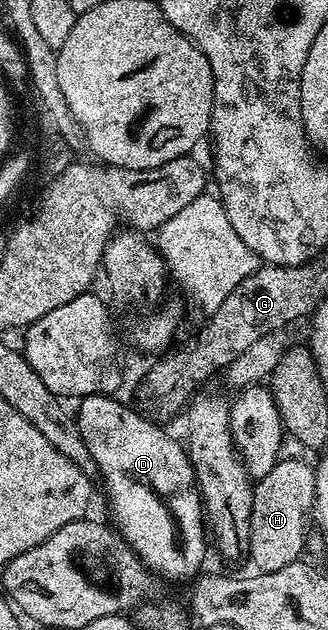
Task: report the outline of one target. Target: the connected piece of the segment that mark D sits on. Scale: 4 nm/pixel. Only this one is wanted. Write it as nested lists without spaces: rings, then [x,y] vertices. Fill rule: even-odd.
[[[87,395],[77,404],[76,420],[80,433],[83,435],[84,441],[87,443],[88,451],[92,453],[95,458],[96,465],[99,466],[99,473],[101,475],[101,486],[106,486],[106,499],[110,502],[110,515],[113,526],[116,528],[119,535],[126,540],[127,547],[130,547],[138,555],[138,558],[146,564],[147,568],[152,569],[155,576],[163,575],[164,578],[170,579],[175,575],[178,579],[193,580],[195,576],[203,570],[202,562],[206,559],[206,543],[208,547],[208,531],[204,526],[204,508],[202,505],[202,497],[198,494],[198,485],[194,481],[194,470],[190,464],[190,456],[186,454],[186,448],[181,442],[178,443],[165,431],[165,426],[159,425],[155,420],[145,416],[141,411],[135,409],[133,406],[125,407],[124,404],[118,400],[114,395]],[[170,547],[174,550],[174,571],[170,568]]]

